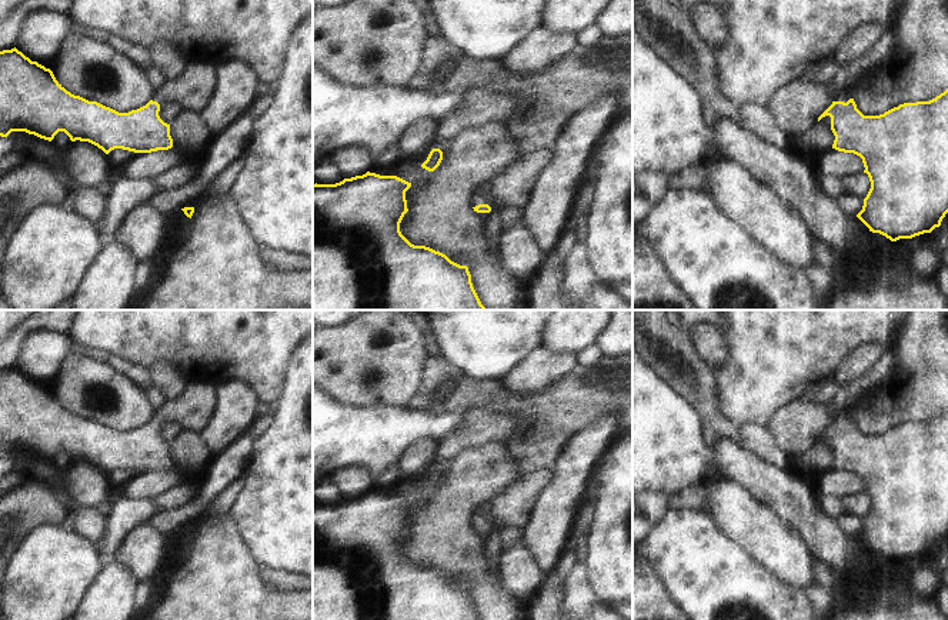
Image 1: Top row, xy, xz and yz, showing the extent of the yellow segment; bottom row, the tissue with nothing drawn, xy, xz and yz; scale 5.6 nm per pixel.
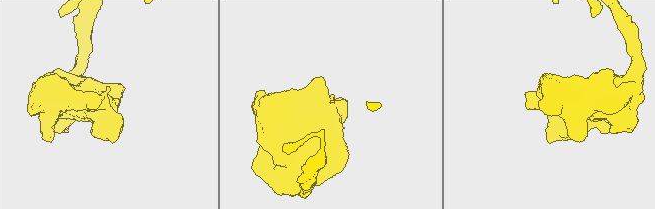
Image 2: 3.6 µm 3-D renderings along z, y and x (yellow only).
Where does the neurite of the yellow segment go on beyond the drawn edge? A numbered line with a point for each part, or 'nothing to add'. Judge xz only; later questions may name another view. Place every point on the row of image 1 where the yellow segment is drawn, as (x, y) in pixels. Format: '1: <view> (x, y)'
1: xz (511, 187)

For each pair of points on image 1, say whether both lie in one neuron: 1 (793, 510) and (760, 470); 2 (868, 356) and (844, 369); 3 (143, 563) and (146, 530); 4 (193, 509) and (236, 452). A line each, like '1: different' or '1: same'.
1: same
2: same
3: same
4: same

